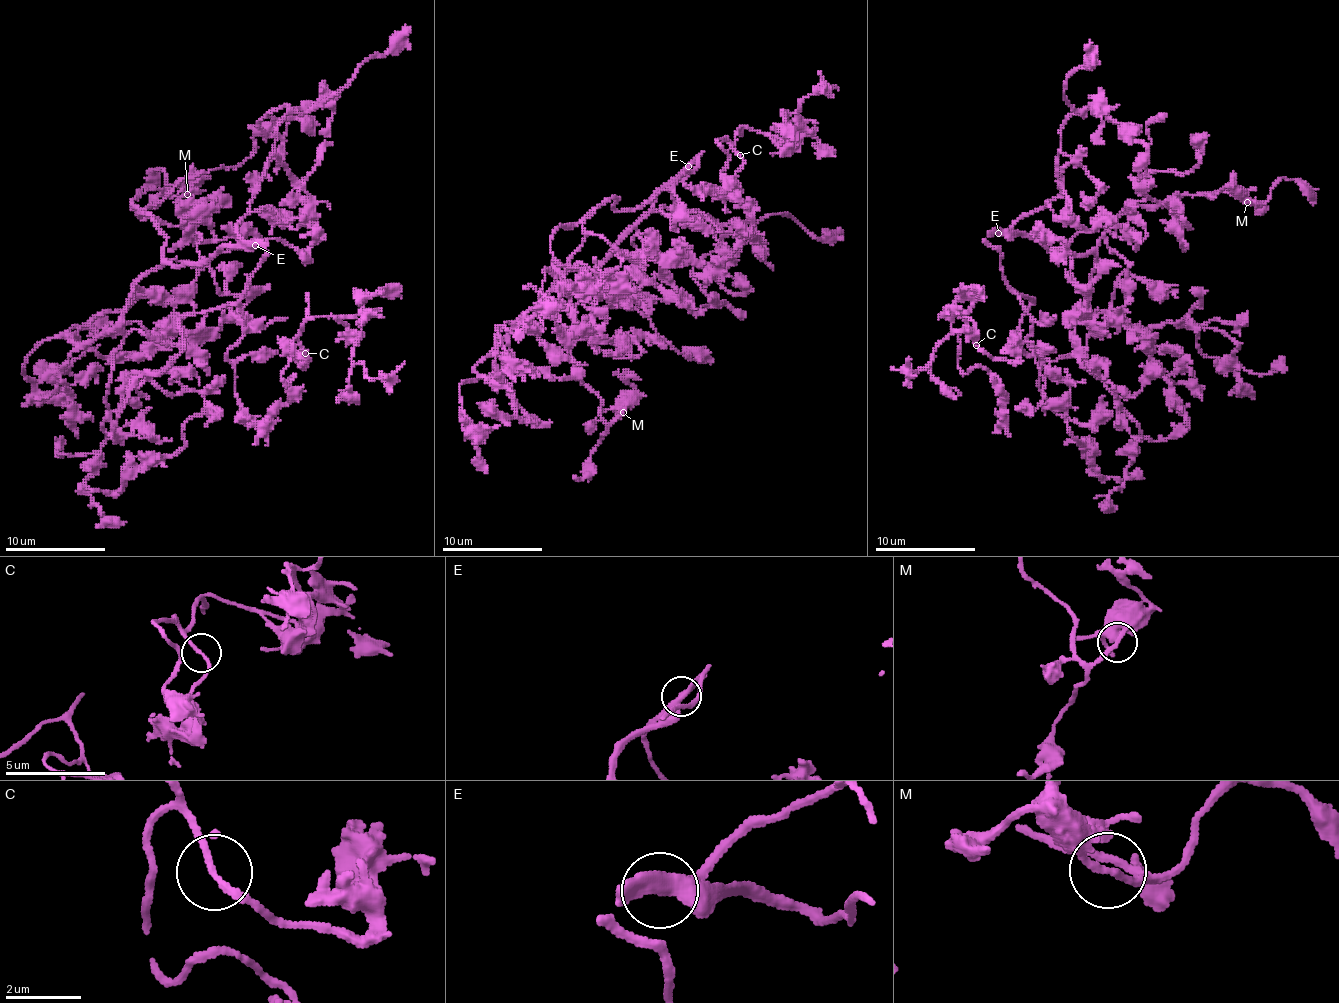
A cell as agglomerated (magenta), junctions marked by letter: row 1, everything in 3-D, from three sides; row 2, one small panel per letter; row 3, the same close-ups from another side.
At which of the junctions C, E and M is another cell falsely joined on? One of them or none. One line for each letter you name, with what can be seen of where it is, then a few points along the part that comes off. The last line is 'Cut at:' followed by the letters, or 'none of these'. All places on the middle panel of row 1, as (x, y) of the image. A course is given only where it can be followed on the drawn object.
Cut at: none of these

